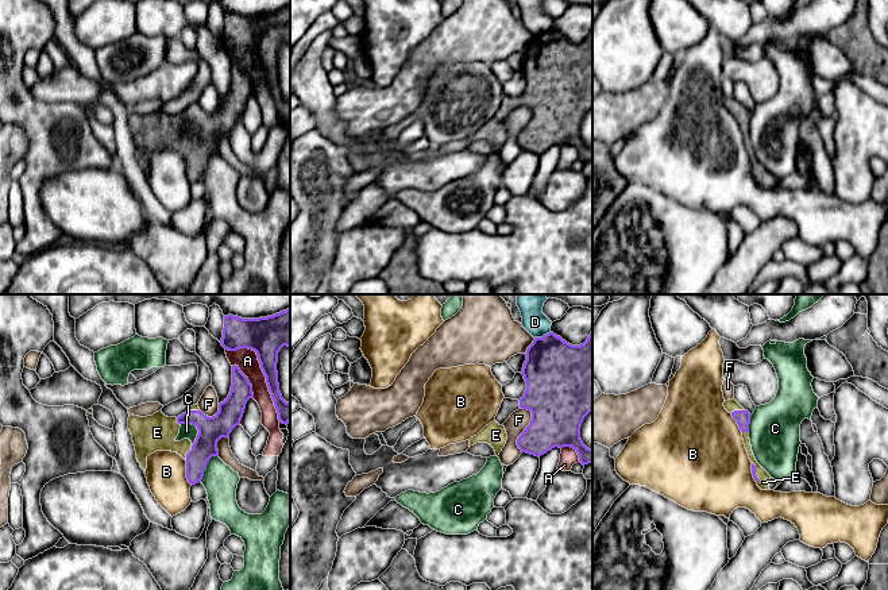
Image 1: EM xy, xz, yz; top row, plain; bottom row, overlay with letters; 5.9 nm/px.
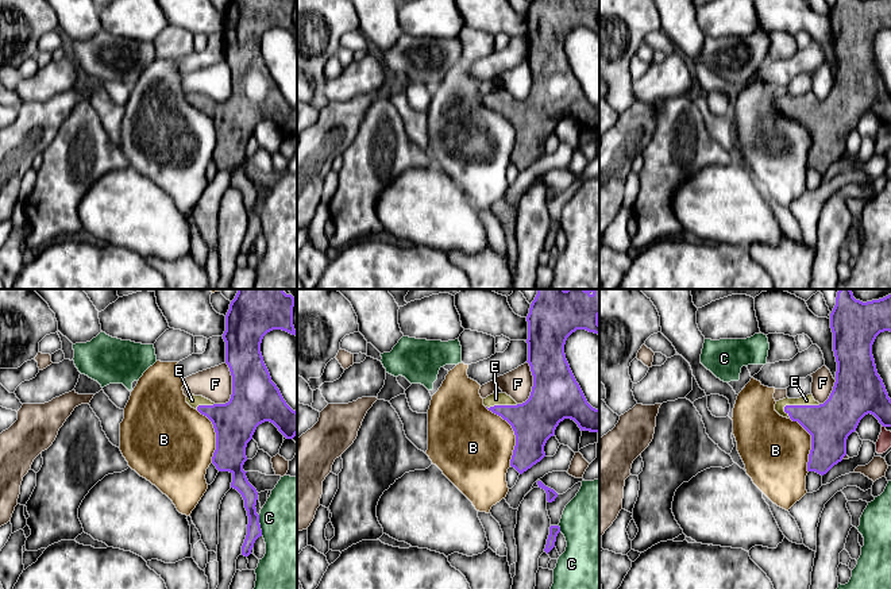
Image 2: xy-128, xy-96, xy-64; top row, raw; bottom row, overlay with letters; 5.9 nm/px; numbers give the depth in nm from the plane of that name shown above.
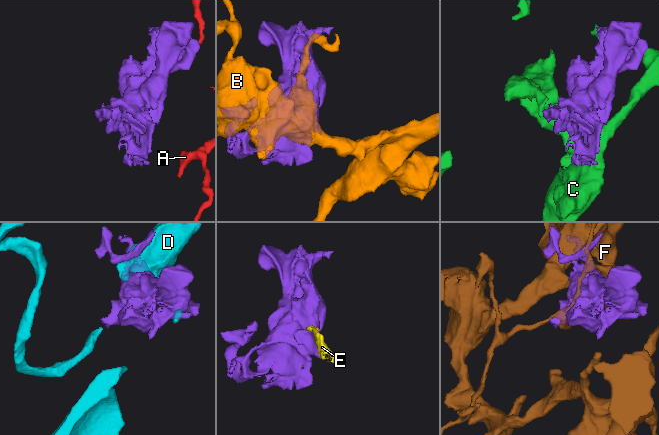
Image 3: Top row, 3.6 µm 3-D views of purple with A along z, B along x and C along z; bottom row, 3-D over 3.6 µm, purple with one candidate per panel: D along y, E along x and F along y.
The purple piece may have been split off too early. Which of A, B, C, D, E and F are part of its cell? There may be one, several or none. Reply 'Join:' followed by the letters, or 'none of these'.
Join: E

